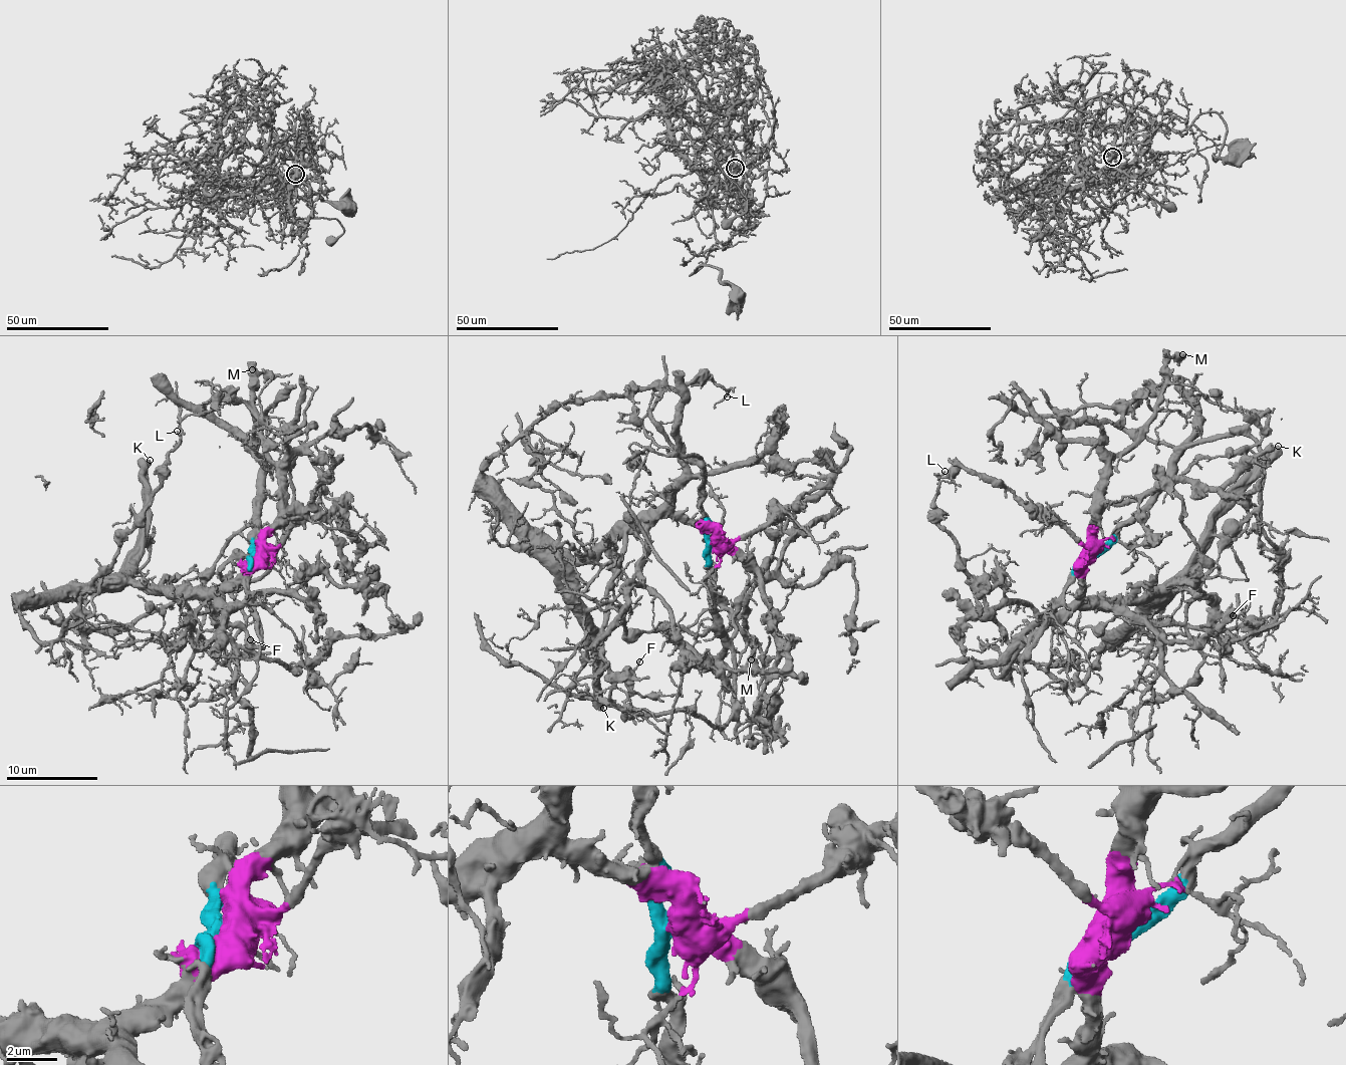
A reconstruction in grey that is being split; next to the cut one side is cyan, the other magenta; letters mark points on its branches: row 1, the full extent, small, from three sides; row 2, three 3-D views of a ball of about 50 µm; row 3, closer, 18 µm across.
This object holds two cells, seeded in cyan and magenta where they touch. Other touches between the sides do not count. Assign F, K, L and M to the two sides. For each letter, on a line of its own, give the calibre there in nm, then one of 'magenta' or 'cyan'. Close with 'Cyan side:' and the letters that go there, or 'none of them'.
F: calibre 130 nm; magenta
K: calibre 480 nm; magenta
L: calibre 110 nm; magenta
M: calibre 100 nm; magenta
Cyan side: none of them

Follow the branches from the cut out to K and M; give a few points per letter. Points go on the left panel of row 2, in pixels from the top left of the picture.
K: (256, 553), (252, 563), (216, 587), (172, 590), (139, 587), (129, 577), (151, 487), (144, 478), (150, 460)
M: (256, 553), (256, 539), (277, 518), (280, 470), (266, 450), (258, 424), (253, 405), (260, 373), (251, 370)

